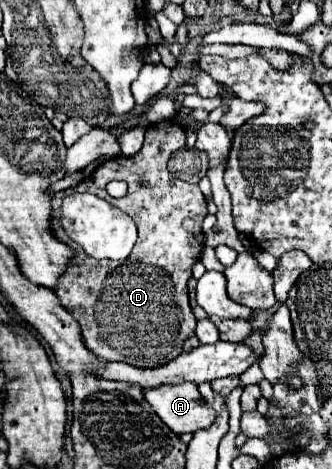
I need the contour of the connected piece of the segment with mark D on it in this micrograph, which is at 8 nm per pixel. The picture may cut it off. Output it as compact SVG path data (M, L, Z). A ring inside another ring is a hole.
M173 120L153 124L145 132L145 142L139 154L131 158L113 158L99 164L99 168L75 186L75 192L93 192L105 198L109 204L127 212L139 230L139 238L133 252L125 262L147 264L125 266L113 260L95 260L87 256L62 227L53 222L55 237L67 244L76 254L67 266L65 276L59 278L55 294L61 304L77 318L83 330L85 346L107 362L125 362L137 368L157 368L175 360L183 352L183 342L195 336L195 316L189 306L187 280L191 268L199 262L205 246L201 222L207 216L207 200L198 184L190 184L173 178L165 164L171 152L185 146L185 130ZM125 180L127 194L123 198L111 198L105 190L107 182ZM65 286L73 286L77 294L65 296Z

